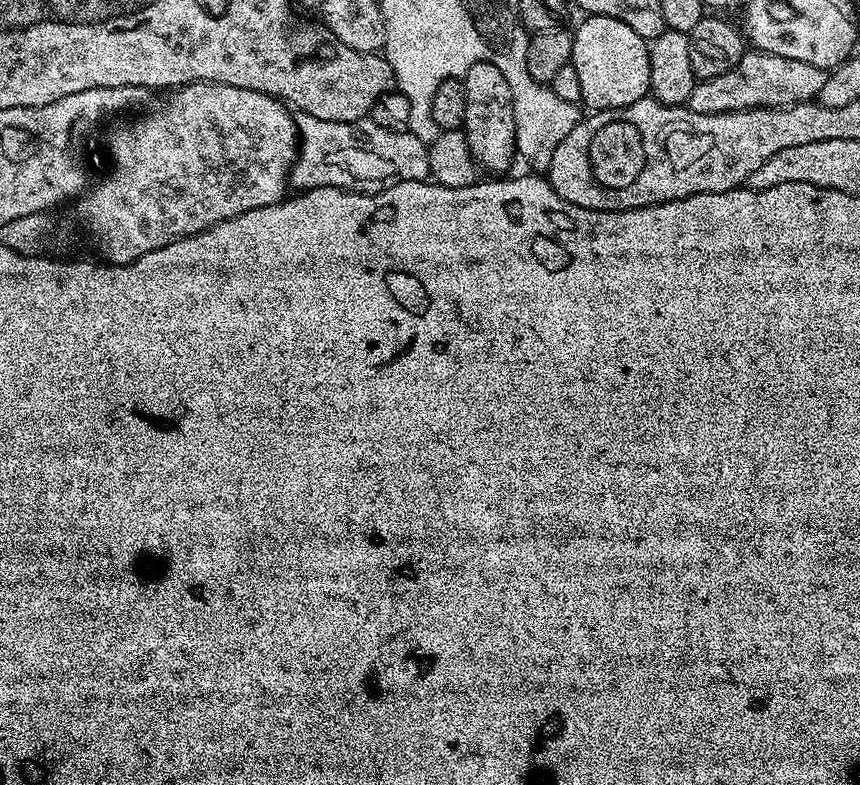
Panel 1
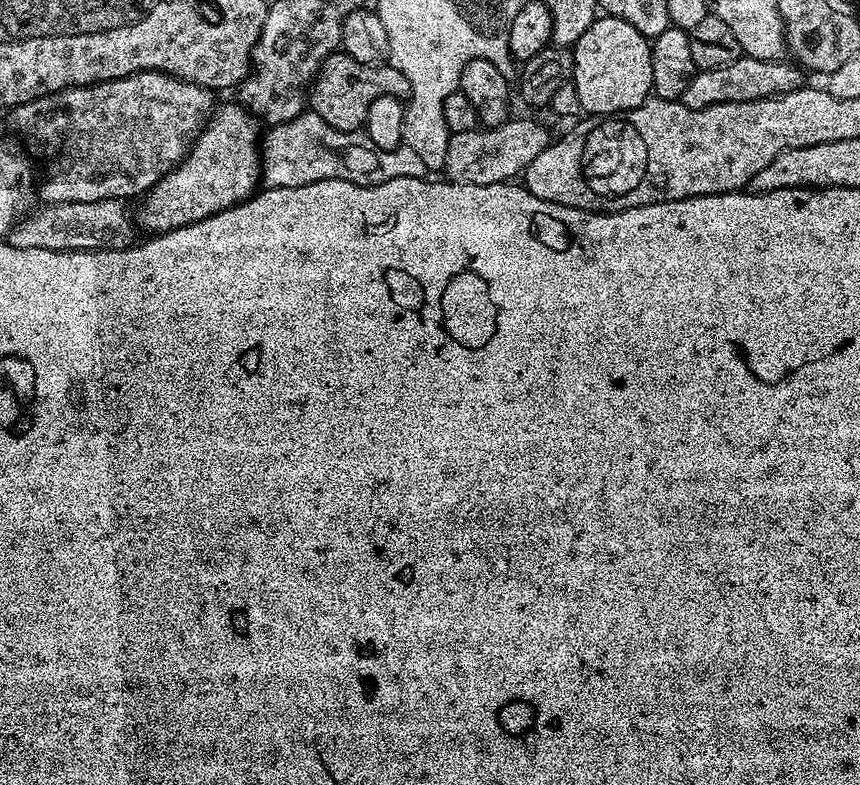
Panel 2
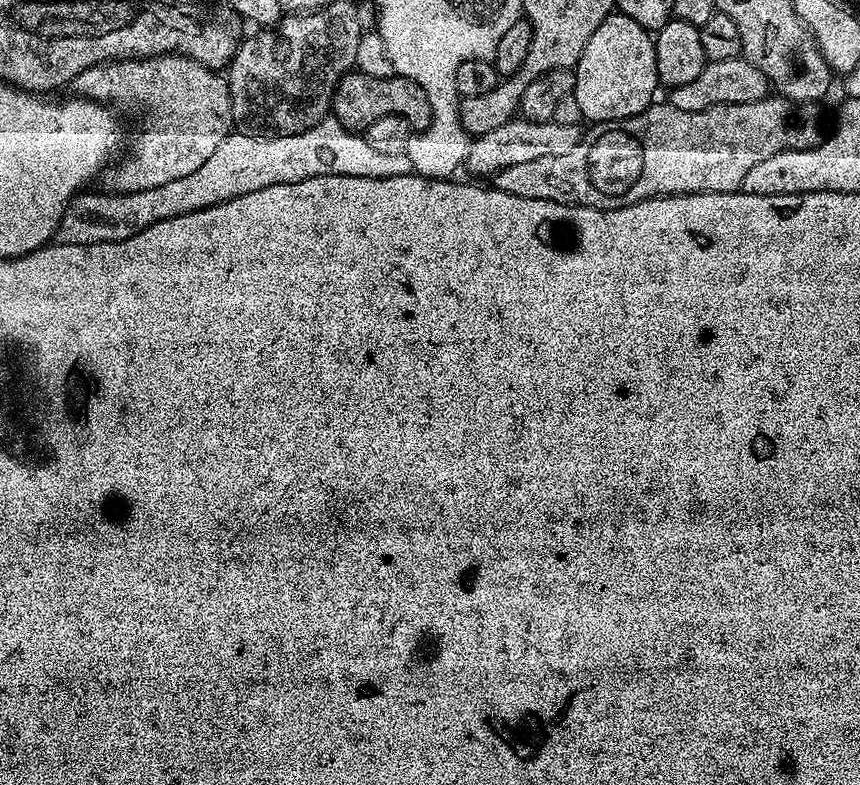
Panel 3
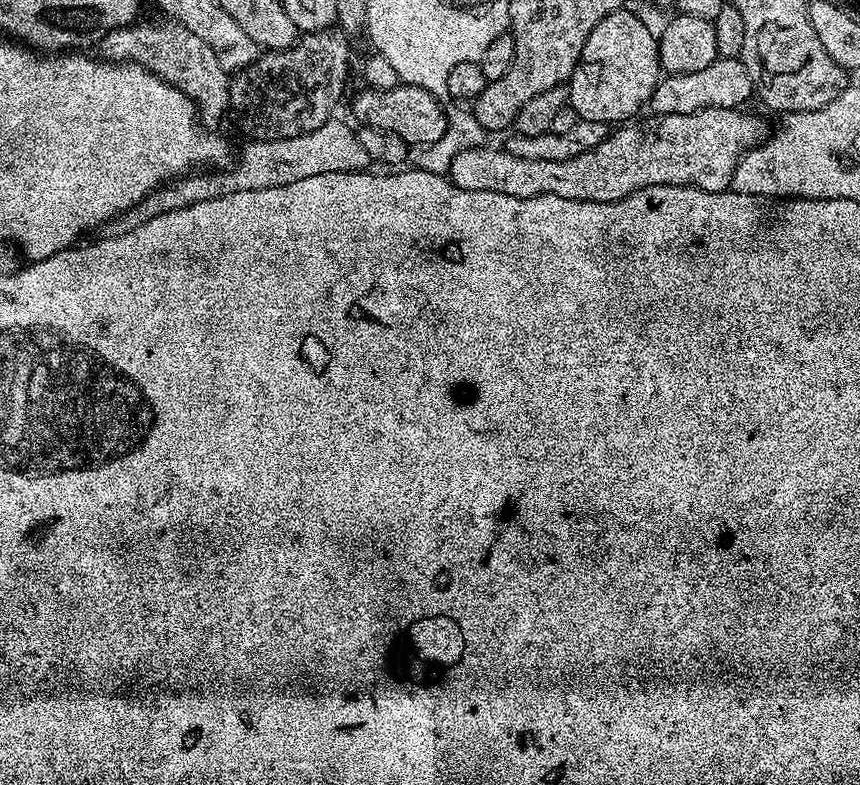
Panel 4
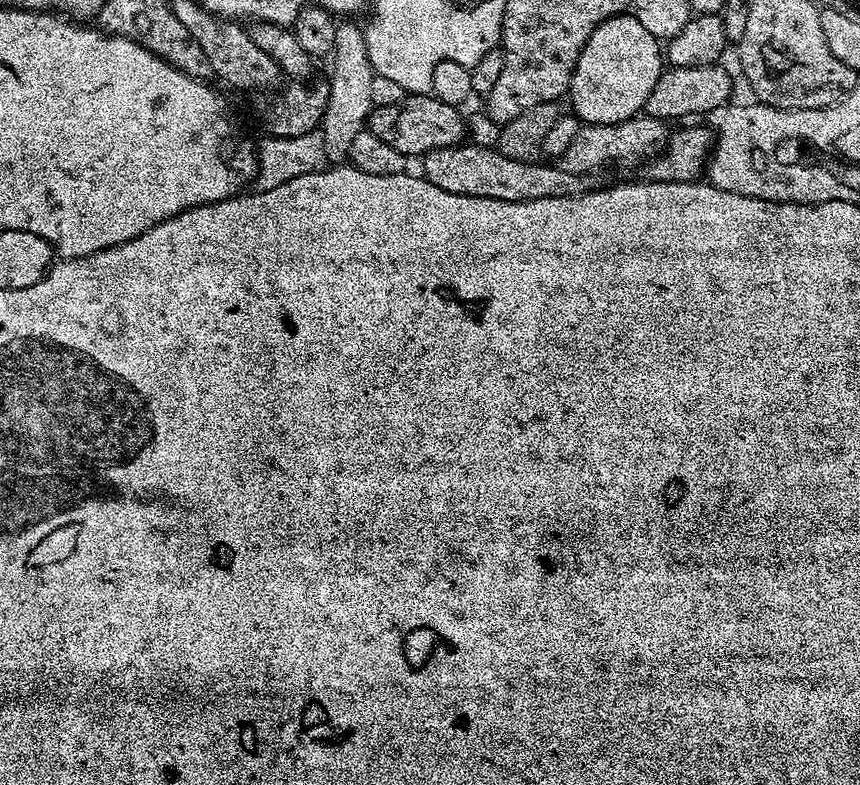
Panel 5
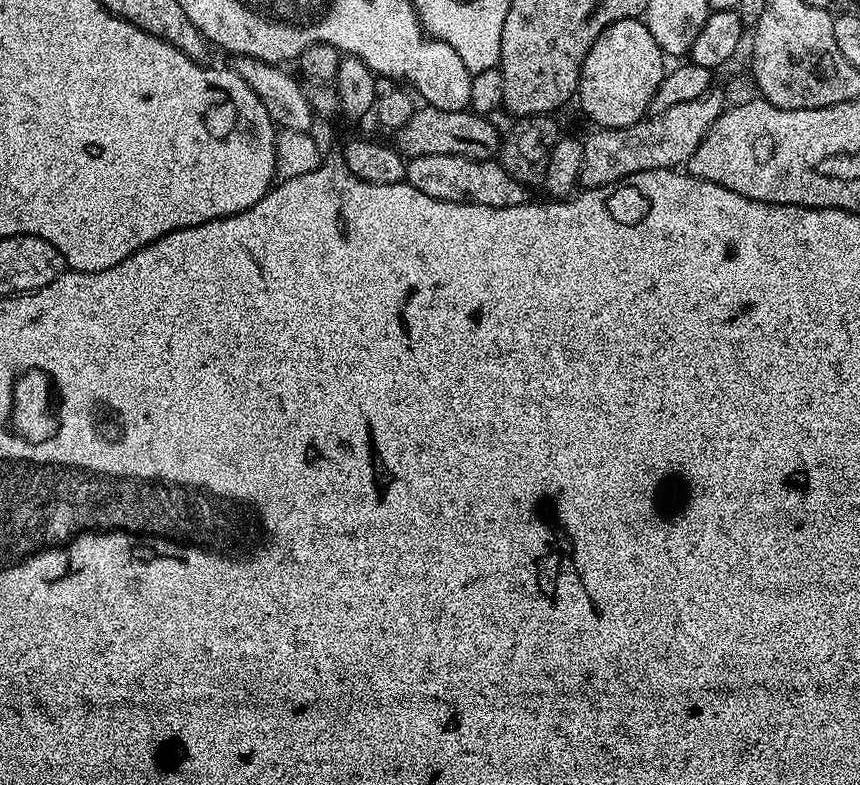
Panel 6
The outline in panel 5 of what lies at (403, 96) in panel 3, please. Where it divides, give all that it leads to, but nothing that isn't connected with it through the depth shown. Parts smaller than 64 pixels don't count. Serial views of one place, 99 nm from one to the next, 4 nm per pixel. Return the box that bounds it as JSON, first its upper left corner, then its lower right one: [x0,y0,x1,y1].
[366,94,465,158]

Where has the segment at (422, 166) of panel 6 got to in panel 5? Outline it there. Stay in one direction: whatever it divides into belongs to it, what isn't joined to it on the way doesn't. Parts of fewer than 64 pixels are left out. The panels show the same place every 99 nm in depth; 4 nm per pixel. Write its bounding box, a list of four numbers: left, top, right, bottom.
[422,142,593,202]

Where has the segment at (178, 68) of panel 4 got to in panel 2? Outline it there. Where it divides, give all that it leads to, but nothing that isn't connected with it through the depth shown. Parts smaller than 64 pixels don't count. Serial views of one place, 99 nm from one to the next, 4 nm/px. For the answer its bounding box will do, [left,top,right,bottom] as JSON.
[11,72,213,204]

